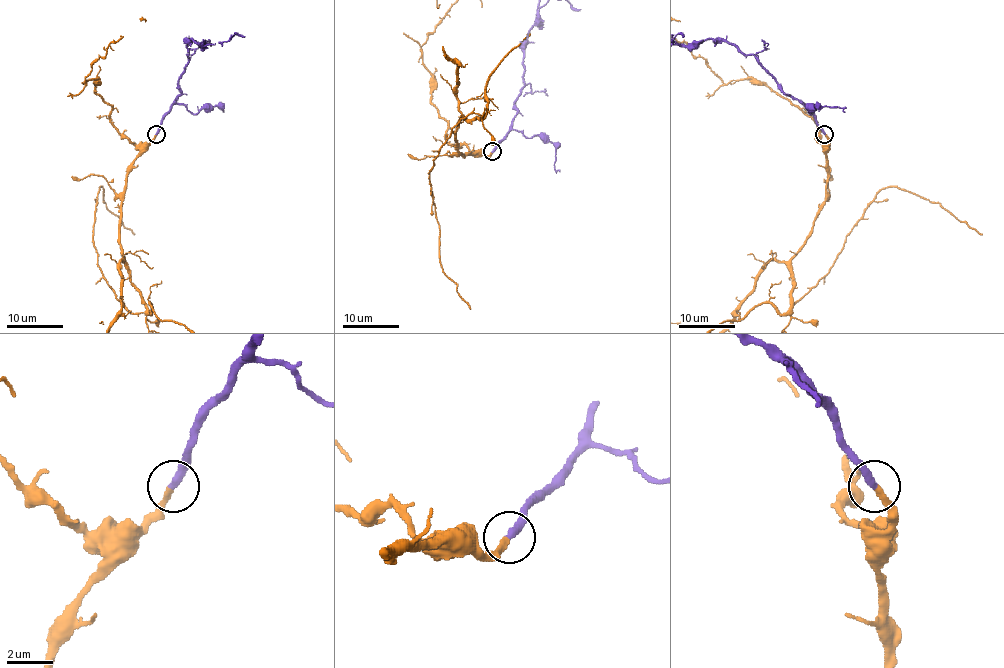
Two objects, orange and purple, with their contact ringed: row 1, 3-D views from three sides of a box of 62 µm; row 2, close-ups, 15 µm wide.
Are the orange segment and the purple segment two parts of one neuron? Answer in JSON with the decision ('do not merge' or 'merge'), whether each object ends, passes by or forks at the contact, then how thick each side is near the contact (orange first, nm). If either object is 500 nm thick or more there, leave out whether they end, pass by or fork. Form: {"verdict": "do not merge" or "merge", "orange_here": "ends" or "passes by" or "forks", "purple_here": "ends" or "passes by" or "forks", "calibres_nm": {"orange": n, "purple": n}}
{"verdict": "merge", "orange_here": "ends", "purple_here": "ends", "calibres_nm": {"orange": 280, "purple": 360}}

